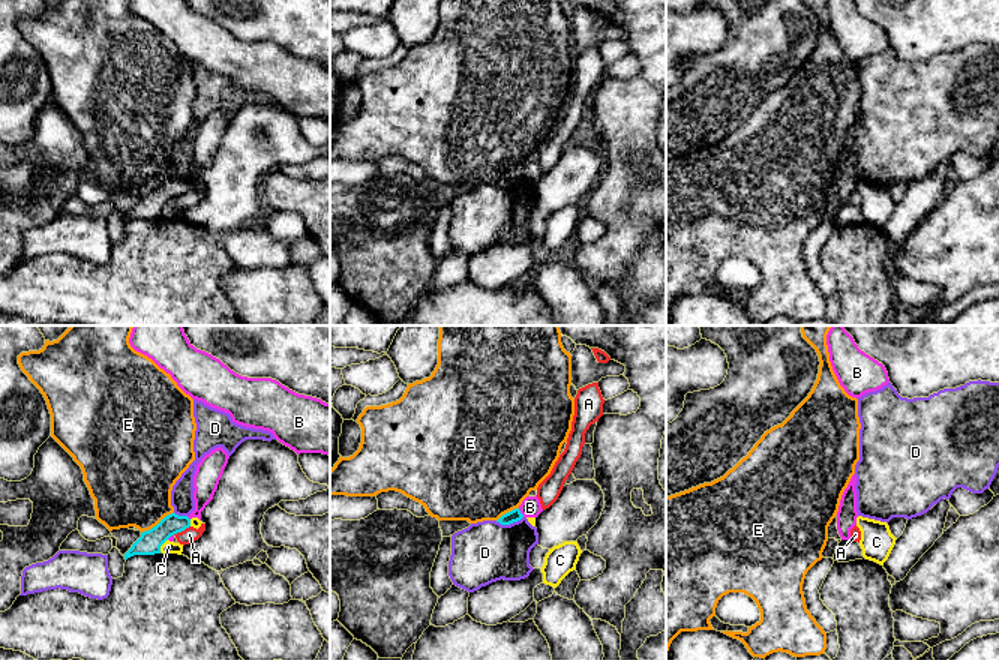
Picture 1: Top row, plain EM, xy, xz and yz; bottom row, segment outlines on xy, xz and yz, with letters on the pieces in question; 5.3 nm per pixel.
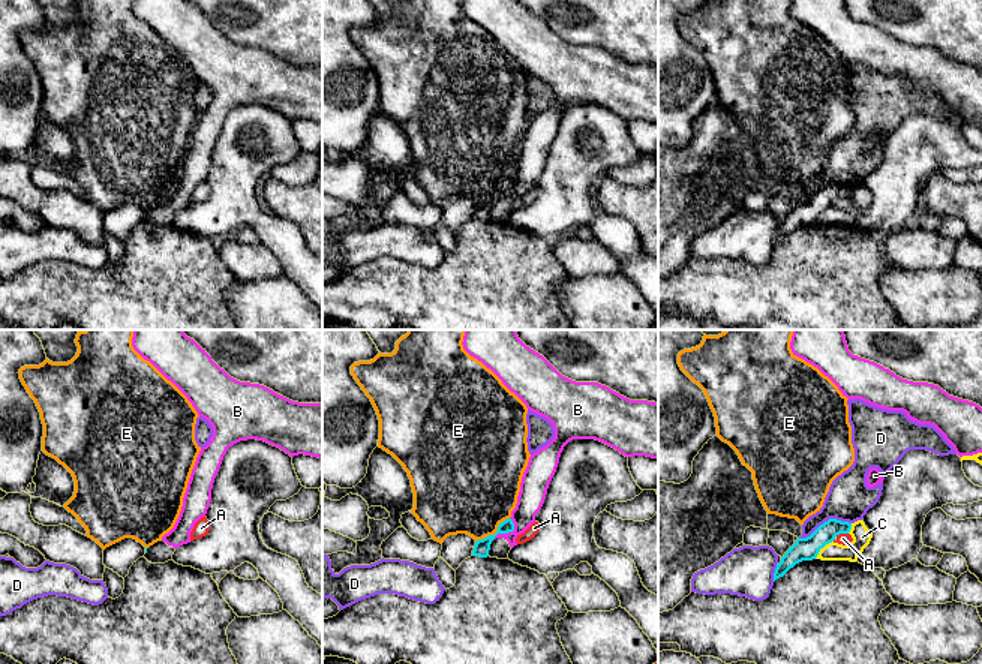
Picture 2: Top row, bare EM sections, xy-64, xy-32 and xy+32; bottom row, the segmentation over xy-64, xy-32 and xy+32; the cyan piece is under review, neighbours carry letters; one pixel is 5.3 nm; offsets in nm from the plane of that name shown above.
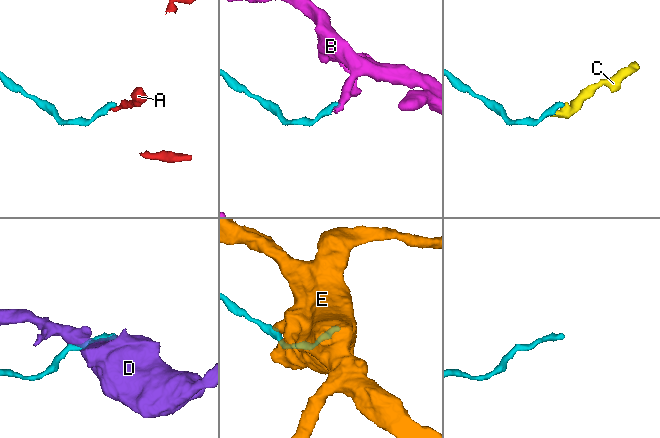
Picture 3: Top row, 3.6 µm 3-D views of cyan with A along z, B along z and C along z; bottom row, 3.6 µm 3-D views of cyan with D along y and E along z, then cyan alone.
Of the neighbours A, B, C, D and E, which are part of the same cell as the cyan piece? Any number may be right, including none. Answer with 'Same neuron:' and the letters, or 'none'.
Same neuron: none

